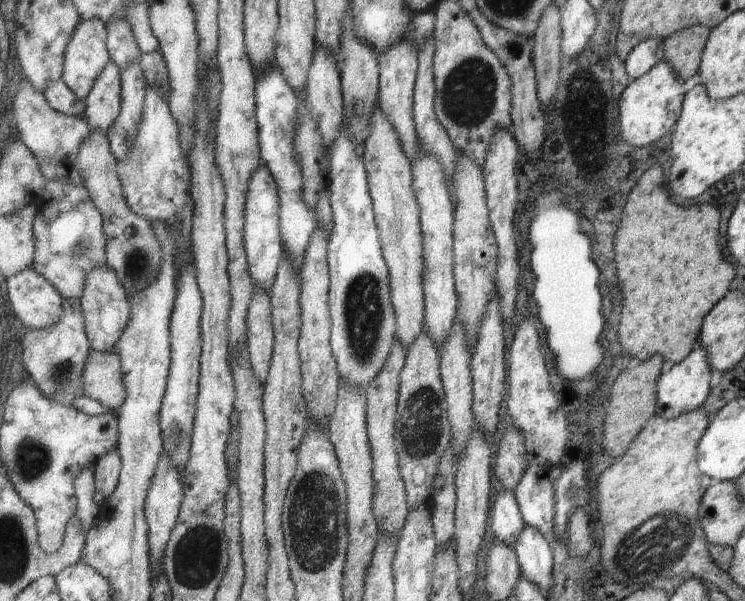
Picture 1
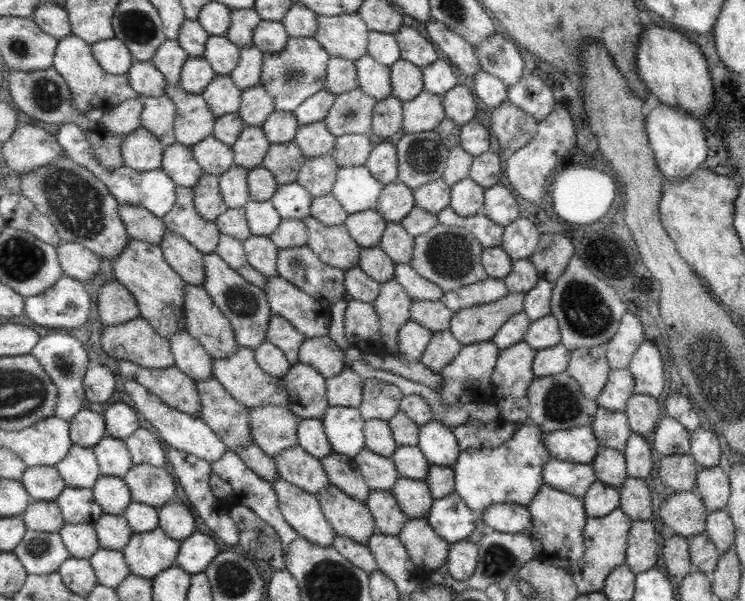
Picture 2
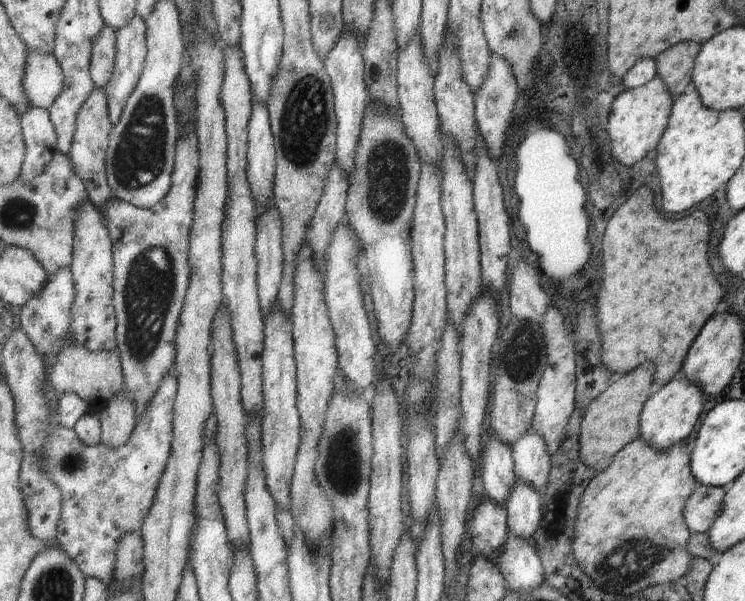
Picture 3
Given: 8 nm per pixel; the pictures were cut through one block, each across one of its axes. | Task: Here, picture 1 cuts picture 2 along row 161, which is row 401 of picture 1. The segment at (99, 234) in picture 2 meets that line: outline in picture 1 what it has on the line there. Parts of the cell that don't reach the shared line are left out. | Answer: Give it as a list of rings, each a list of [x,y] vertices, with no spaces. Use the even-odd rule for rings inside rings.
[[[79,298],[64,300],[62,318],[47,329],[27,329],[24,336],[22,360],[33,383],[50,399],[63,405],[72,403],[84,394],[82,374],[92,346],[89,343],[82,303]]]

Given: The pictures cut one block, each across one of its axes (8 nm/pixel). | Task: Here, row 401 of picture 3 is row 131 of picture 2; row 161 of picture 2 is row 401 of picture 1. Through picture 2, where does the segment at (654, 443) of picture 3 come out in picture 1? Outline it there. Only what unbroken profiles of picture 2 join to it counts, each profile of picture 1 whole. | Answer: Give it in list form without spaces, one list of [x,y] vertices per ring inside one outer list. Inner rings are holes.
[[[695,346],[692,352],[678,364],[671,366],[663,372],[656,381],[654,415],[664,420],[670,420],[701,408],[710,392],[709,368],[706,364],[705,354],[702,349]]]

